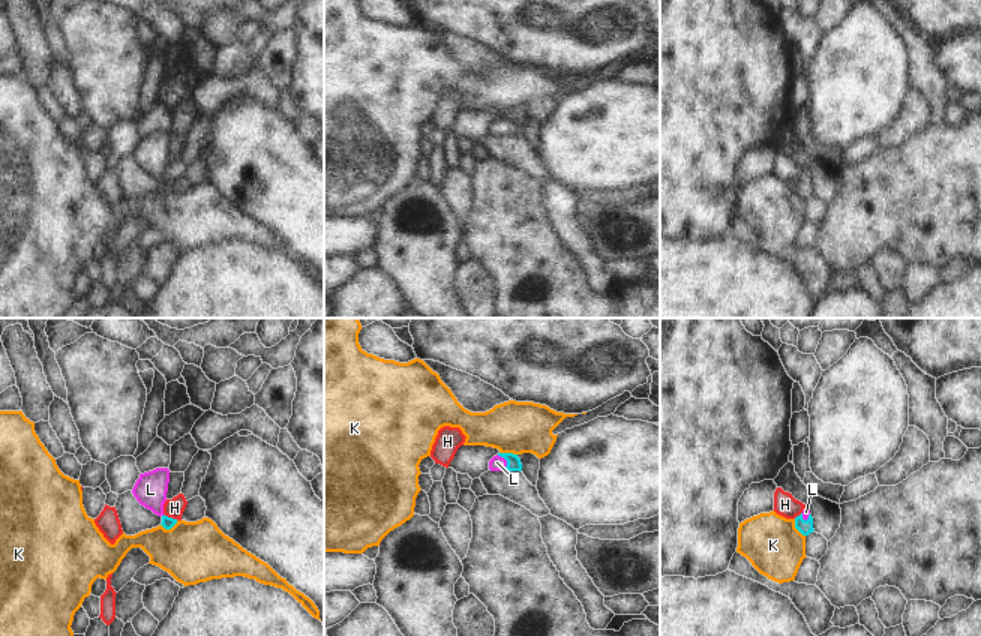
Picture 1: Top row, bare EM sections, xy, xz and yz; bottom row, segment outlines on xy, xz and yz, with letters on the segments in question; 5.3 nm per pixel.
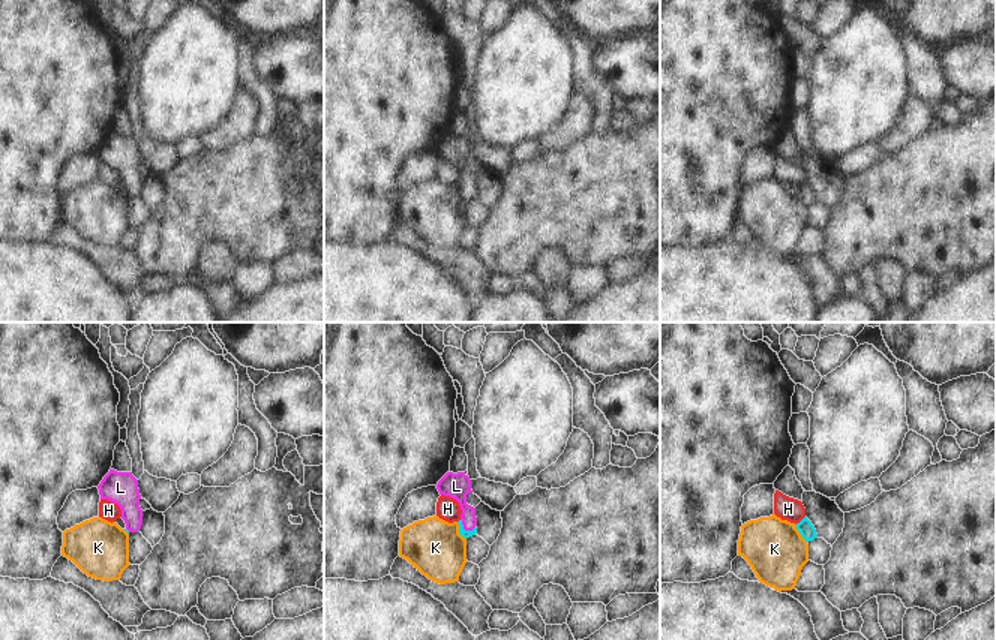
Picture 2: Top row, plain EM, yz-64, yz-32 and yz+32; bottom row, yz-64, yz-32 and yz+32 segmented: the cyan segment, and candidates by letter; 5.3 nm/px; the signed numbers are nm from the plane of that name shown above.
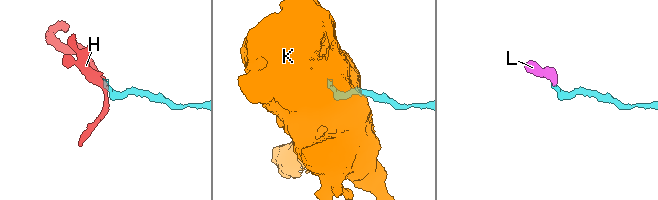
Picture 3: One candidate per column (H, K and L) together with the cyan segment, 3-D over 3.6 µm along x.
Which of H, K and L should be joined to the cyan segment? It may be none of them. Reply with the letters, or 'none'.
L

